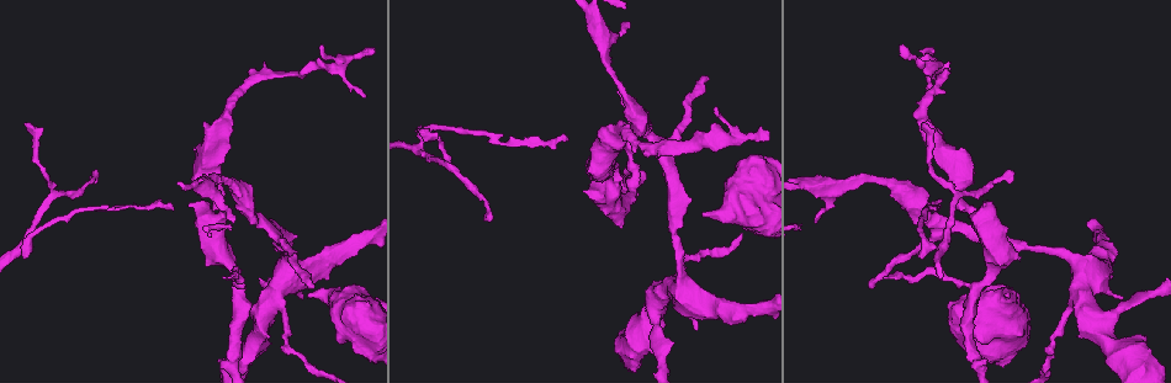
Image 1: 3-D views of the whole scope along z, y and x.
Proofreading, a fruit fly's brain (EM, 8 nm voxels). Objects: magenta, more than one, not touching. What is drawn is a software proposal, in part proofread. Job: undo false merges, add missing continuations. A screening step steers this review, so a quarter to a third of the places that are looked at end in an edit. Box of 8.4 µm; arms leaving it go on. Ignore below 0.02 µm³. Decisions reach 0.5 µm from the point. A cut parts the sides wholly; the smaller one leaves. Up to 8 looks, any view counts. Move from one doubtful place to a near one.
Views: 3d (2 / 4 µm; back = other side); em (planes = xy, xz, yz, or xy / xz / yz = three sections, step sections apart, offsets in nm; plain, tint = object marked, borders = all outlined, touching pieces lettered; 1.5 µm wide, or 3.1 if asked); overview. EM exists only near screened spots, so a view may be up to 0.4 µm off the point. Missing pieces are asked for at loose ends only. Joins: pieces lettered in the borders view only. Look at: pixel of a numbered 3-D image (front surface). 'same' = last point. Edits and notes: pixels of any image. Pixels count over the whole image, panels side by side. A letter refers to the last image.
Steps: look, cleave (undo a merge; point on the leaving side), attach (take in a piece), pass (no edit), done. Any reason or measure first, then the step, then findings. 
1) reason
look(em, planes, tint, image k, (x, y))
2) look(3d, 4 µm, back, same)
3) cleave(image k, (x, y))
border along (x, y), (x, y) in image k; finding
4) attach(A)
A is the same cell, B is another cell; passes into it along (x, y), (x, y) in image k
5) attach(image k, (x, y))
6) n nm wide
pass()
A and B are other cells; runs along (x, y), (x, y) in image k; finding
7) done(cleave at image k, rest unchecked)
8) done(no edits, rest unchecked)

stops while still wide
look(em, planes, tint, image 1, (307, 298))

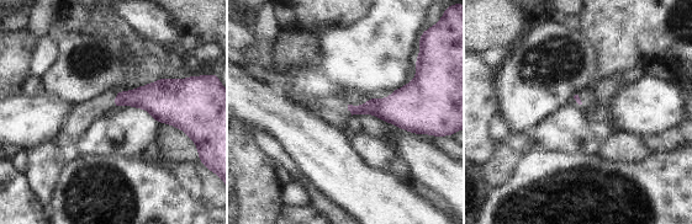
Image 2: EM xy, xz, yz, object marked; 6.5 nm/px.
look(em, planes, borders, same)

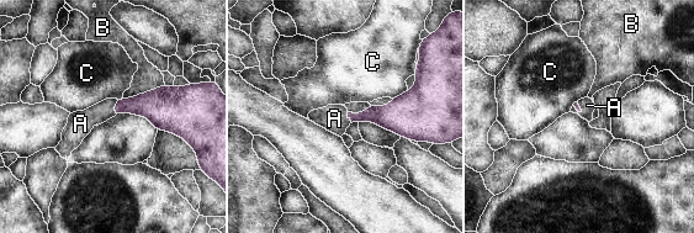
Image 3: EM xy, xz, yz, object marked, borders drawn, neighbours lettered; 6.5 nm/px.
attach(A)
A is the same cell, B and C are other cells; passes into it along (152, 105), (114, 107), (80, 123) in image 3; it goes on there

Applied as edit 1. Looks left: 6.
look(overview)

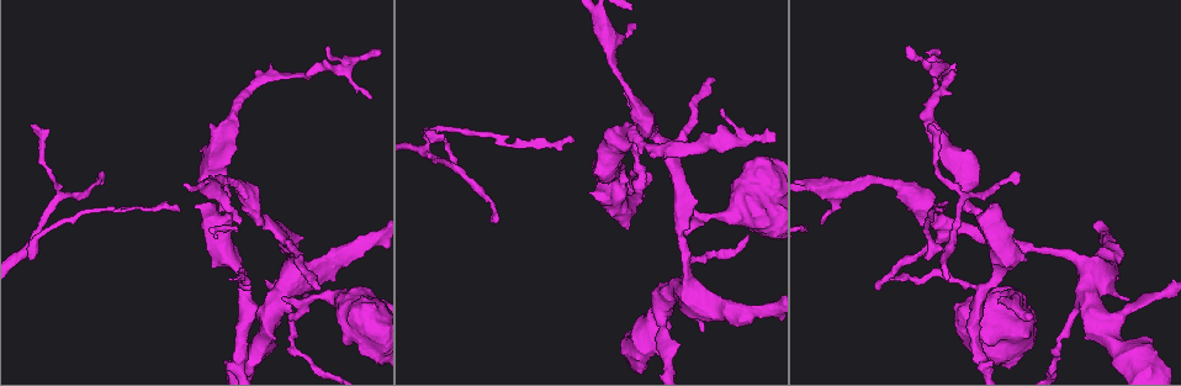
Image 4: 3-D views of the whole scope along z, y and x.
free end
look(3d, 2 µm, image 4, (369, 97))

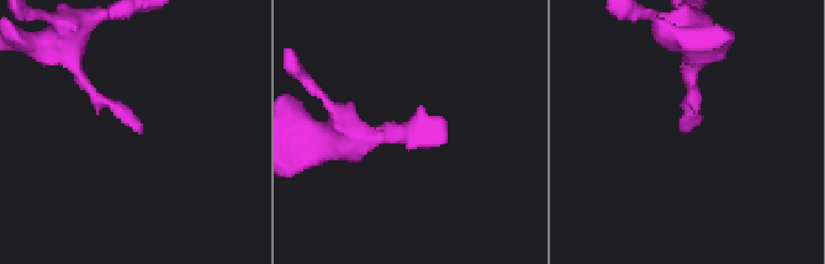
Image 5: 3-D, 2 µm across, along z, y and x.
now the EM
look(em, planes, borders, image 5, (138, 131))

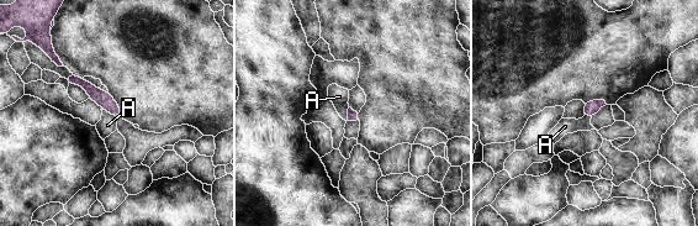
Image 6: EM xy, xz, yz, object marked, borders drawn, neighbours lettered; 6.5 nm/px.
pass()
A is another cell; runs along (69, 79), (84, 83), (117, 114) in image 6; none of them fits

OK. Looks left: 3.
thin end
look(3d, 4 µm, back, image 4, (229, 277))

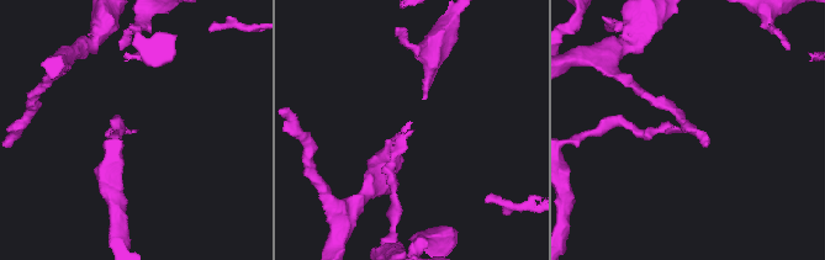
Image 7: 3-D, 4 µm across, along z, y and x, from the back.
look(em, planes, tint, image 7, (411, 133))

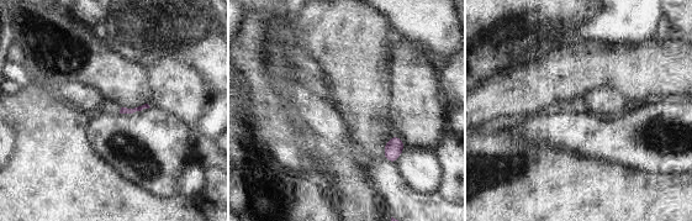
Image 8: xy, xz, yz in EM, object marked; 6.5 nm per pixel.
see the neighbours
look(em, planes, borders, same)

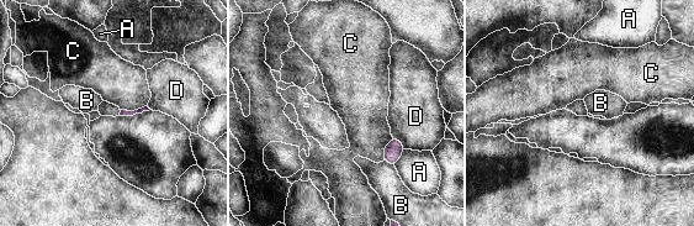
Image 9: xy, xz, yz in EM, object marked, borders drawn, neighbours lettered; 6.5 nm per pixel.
pass()
A, B, C and D are other cells; border along (147, 105), (133, 110), (121, 110) in image 9; no lettered piece goes on from it

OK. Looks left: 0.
done(attach at image 3, rest unchecked)

